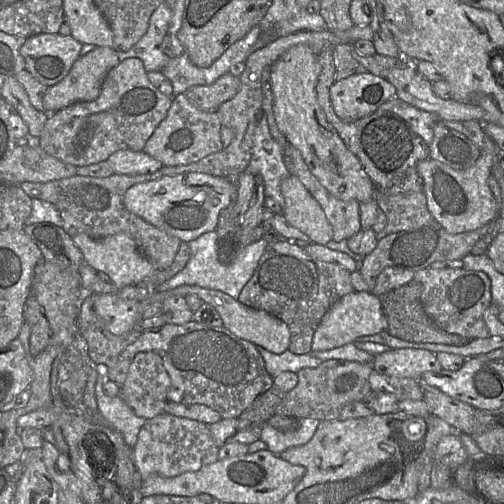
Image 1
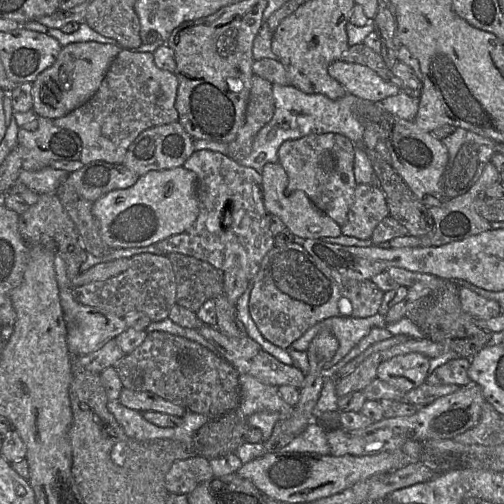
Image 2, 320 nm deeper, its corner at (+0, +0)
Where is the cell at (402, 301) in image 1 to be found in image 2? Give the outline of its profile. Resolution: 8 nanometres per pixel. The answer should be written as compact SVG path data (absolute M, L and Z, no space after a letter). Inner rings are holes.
M453 280L442 282L442 285L433 289L430 294L414 302L405 317L412 321L425 337L468 359L483 349L492 335L492 332L480 328L475 319L463 311L459 299L459 287Z

